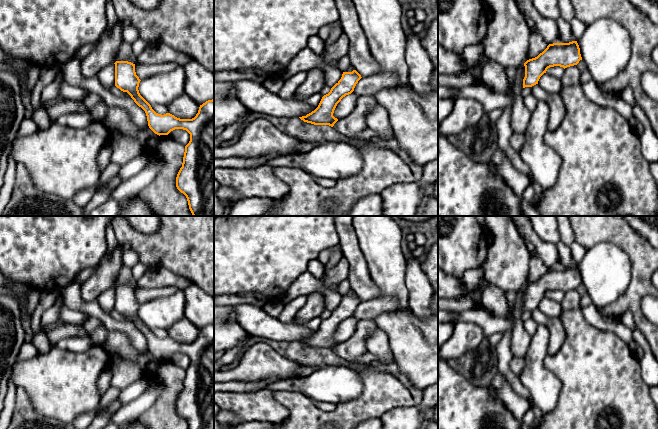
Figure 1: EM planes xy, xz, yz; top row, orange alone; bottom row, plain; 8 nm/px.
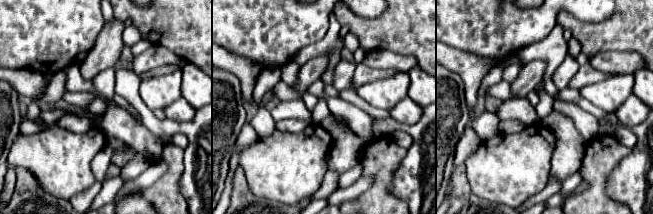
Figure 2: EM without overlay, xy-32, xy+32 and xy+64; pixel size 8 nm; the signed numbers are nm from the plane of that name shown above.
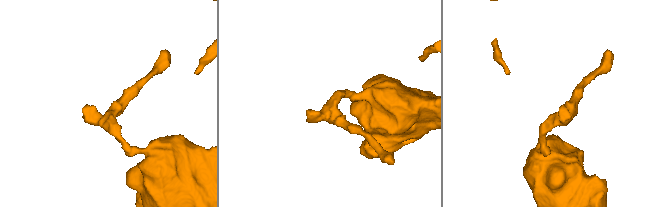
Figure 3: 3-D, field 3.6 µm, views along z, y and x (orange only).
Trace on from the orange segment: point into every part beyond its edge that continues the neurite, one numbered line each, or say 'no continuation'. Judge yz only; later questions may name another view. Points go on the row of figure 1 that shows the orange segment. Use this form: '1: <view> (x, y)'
no continuation

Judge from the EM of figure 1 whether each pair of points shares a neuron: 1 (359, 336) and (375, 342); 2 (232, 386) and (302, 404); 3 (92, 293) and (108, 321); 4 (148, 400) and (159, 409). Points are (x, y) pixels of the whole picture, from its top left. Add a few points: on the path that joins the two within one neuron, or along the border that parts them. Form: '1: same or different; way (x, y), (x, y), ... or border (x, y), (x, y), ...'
1: different; border (376, 326), (367, 340), (367, 350)
2: different; border (263, 388), (257, 391), (229, 391)
3: different; border (80, 285), (80, 297), (84, 301), (96, 300)
4: different; border (158, 387), (158, 398), (137, 418)

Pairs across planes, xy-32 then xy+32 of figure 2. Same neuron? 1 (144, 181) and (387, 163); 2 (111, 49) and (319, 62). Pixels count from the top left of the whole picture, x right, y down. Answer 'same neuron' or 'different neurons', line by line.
1: different neurons
2: same neuron

